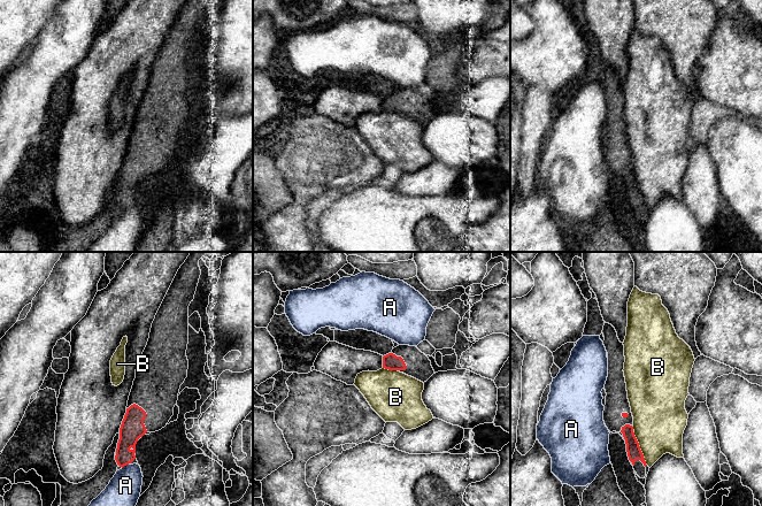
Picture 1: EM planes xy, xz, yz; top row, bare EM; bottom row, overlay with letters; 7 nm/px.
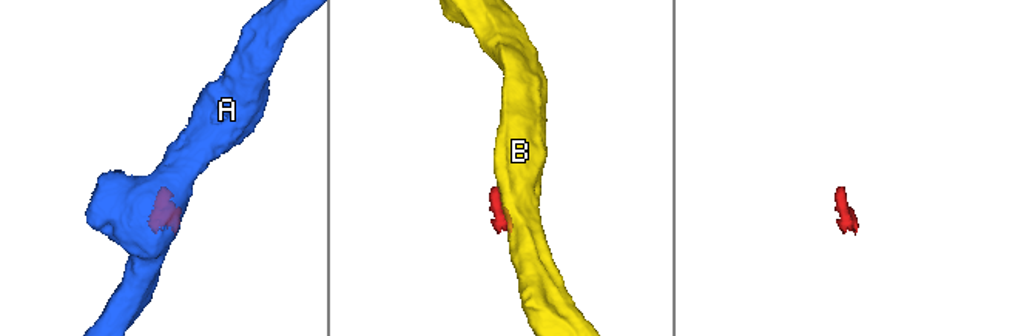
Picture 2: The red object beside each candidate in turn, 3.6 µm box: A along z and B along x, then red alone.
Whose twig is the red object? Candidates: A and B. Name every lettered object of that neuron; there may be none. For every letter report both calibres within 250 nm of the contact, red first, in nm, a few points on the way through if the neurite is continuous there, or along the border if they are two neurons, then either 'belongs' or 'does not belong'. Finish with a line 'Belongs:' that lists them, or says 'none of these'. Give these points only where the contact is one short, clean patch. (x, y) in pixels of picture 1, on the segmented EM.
A: 160/220 nm | along xy (128, 464), (122, 468) | does not belong
B: 100/360 nm | along yz (633, 432), (647, 465) | does not belong
Belongs: none of these

